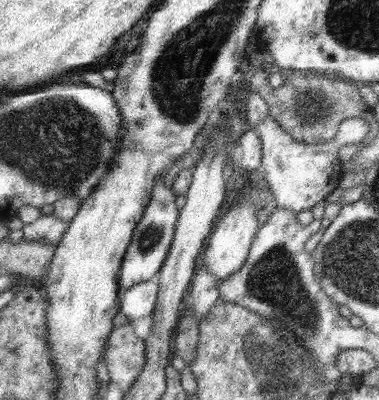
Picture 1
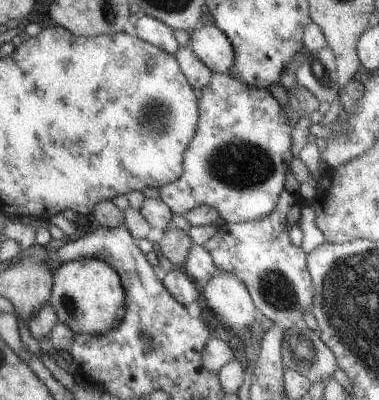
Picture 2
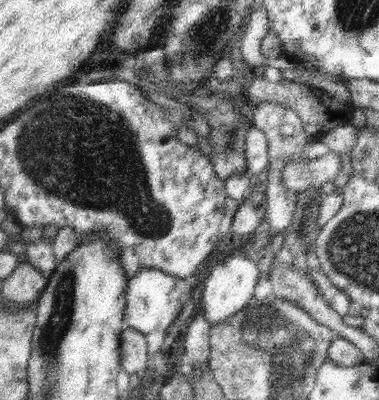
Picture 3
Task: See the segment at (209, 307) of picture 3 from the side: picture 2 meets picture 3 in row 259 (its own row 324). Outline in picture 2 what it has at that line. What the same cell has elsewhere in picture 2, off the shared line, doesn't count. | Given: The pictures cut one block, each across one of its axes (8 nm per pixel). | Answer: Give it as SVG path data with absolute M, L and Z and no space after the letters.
M217 270L203 286L201 296L207 308L233 332L241 332L251 322L259 320L245 284L233 272Z

